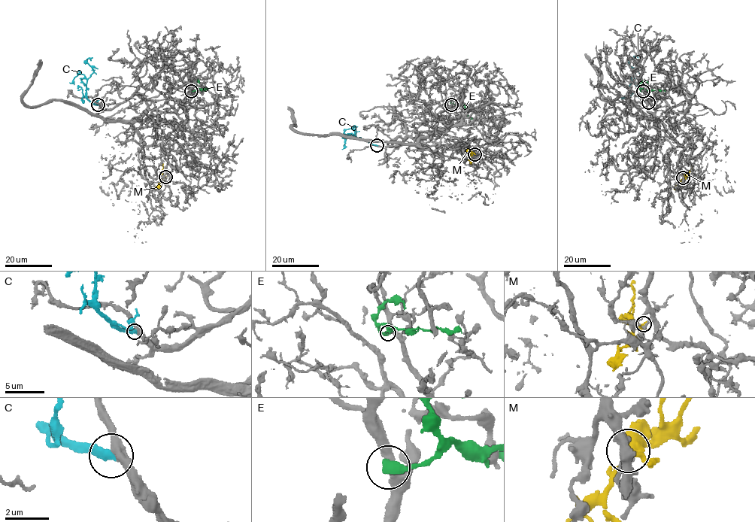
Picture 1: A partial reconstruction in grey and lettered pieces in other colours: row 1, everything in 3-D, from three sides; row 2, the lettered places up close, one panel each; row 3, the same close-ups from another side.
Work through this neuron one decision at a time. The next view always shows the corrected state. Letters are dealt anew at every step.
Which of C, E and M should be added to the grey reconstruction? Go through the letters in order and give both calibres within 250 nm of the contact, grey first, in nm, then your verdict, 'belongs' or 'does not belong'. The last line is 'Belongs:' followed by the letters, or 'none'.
C: 360/400 nm | belongs
E: 360/460 nm | does not belong
M: 160/140 nm | does not belong
Belongs: C

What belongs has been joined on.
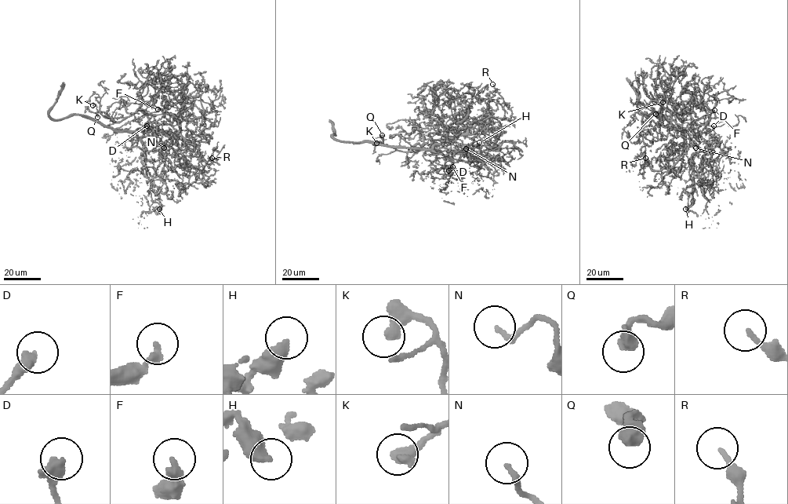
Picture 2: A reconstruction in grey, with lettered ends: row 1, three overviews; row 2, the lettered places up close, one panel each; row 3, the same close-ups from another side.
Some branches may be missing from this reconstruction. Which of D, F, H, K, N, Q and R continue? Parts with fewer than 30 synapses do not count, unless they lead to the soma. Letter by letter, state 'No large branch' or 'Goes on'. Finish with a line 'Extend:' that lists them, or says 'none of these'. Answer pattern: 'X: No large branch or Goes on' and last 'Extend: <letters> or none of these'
D: No large branch
F: Goes on
H: No large branch
K: No large branch
N: No large branch
Q: Goes on
R: No large branch
Extend: F, Q

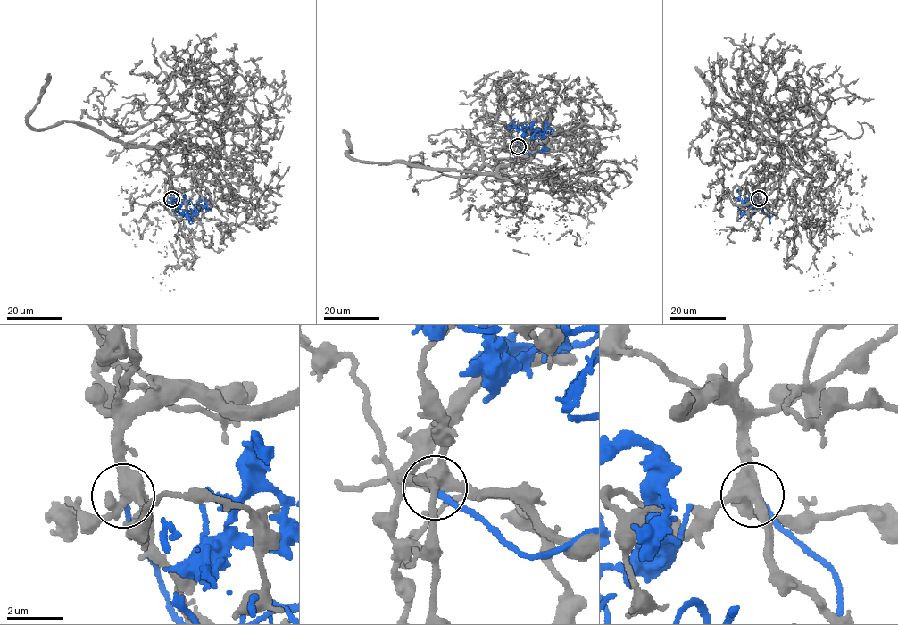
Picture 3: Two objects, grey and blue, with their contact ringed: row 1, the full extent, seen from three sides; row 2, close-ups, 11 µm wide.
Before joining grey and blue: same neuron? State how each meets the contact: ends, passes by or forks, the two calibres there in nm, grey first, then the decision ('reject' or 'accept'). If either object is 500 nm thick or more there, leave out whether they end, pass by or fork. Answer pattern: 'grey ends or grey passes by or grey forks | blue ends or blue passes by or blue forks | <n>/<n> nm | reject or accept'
500/180 nm | reject

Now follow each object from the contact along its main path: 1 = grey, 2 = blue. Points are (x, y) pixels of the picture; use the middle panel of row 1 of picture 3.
1: (518, 146), (532, 134), (532, 154), (496, 177), (556, 182), (503, 147), (528, 141), (525, 157)
2: (518, 146), (527, 153), (544, 151), (544, 141), (531, 138), (535, 132), (527, 127), (524, 133), (522, 126)

